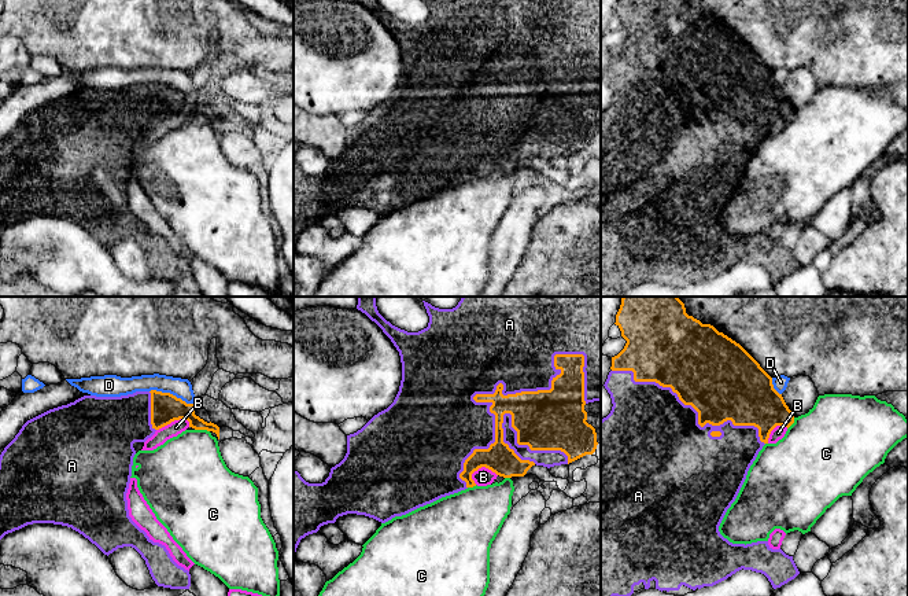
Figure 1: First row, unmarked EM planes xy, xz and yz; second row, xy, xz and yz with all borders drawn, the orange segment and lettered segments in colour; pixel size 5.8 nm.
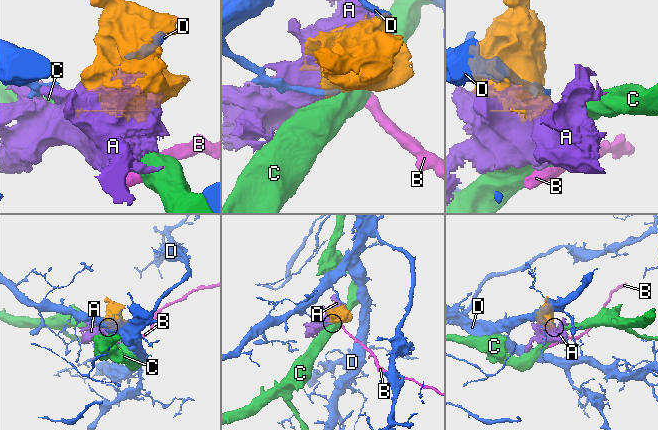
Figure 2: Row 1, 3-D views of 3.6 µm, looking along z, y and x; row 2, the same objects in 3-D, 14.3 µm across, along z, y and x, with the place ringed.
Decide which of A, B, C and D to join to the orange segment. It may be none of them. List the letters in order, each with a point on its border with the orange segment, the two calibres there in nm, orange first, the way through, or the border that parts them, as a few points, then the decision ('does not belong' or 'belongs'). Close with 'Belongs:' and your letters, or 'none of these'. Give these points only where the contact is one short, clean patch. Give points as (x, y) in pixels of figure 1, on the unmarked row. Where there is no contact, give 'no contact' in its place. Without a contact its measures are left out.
A: meets orange in xz at (490, 87); 220 nm thick on the orange side, 460 nm on the other; belongs
B: meets orange in xy at (173, 113); 180 nm thick on the orange side, 90 nm on the other; border along xy (189, 114), (174, 111), (157, 122); does not belong
C: meets orange in xy at (202, 121); 180 nm thick on the orange side, 420 nm on the other; does not belong
D: meets orange in xy at (172, 87); 180 nm thick on the orange side, 110 nm on the other; border along xy (150, 83), (169, 84), (192, 96); does not belong
Belongs: A

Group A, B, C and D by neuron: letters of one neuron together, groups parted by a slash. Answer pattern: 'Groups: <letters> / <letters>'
Groups: A / B / C / D

